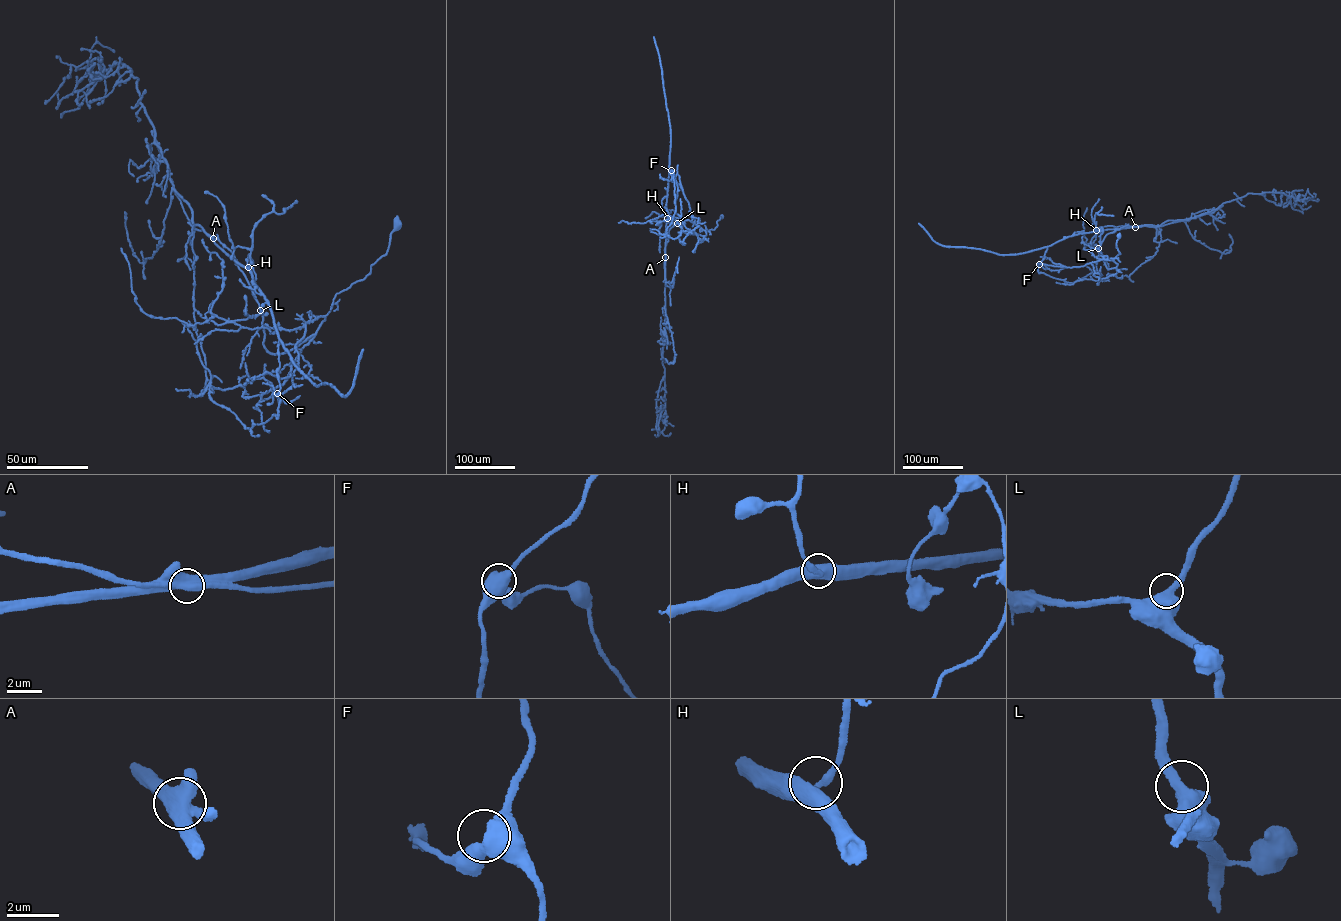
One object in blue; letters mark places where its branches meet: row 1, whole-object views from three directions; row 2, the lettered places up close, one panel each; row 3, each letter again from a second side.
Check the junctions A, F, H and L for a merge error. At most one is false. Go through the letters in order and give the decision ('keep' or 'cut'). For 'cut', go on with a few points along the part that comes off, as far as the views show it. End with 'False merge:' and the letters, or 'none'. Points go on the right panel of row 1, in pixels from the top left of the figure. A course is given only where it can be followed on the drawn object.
A: cut; course (1135, 227), (1091, 247), (1103, 259), (1045, 265), (1070, 267)
F: keep
H: keep
L: keep
False merge: A

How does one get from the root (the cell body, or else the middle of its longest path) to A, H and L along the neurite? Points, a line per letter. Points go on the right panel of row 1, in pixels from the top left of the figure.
A: (1118, 236), (1117, 266), (1108, 269), (1099, 249), (1104, 238), (1135, 227)
H: (1118, 236), (1117, 266), (1108, 269), (1101, 242), (1107, 234), (1133, 227), (1096, 230)
L: (1118, 236), (1116, 247), (1120, 254), (1114, 259), (1116, 267), (1106, 267), (1098, 248)

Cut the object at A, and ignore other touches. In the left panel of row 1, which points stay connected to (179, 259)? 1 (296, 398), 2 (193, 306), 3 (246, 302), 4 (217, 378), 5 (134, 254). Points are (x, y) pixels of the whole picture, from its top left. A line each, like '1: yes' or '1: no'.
1: yes
2: no
3: yes
4: no
5: no

